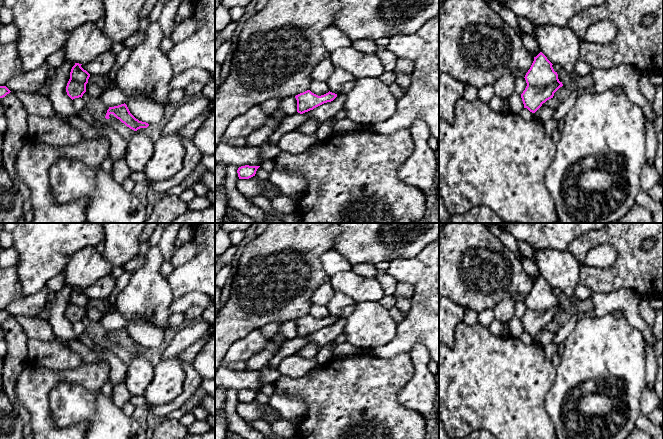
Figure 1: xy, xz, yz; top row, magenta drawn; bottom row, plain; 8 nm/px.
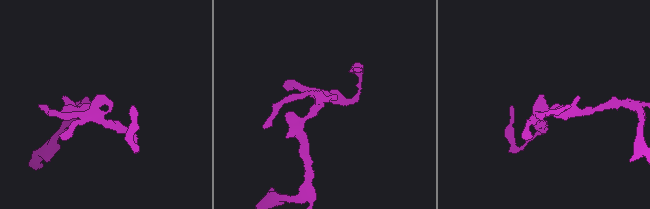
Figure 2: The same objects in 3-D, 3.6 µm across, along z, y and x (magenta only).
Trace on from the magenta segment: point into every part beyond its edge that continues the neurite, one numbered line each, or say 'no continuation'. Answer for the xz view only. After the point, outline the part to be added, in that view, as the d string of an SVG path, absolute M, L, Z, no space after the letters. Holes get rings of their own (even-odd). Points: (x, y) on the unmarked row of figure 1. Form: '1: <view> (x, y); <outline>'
no continuation

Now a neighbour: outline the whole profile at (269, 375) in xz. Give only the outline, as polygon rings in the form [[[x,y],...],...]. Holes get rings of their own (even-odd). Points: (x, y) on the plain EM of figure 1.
[[[269,364],[262,368],[259,372],[261,375],[261,386],[275,383],[276,380],[281,376],[278,368],[272,368],[269,366]]]

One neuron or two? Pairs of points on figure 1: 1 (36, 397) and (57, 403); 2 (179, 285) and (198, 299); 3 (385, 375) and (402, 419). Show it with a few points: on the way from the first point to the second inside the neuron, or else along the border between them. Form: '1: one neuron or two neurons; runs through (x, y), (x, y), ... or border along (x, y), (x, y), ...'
1: two neurons; border along (63, 381), (49, 394), (56, 424)
2: two neurons; border along (204, 293), (190, 291), (174, 299)
3: one neuron; runs through (385, 386), (385, 402), (391, 408)

